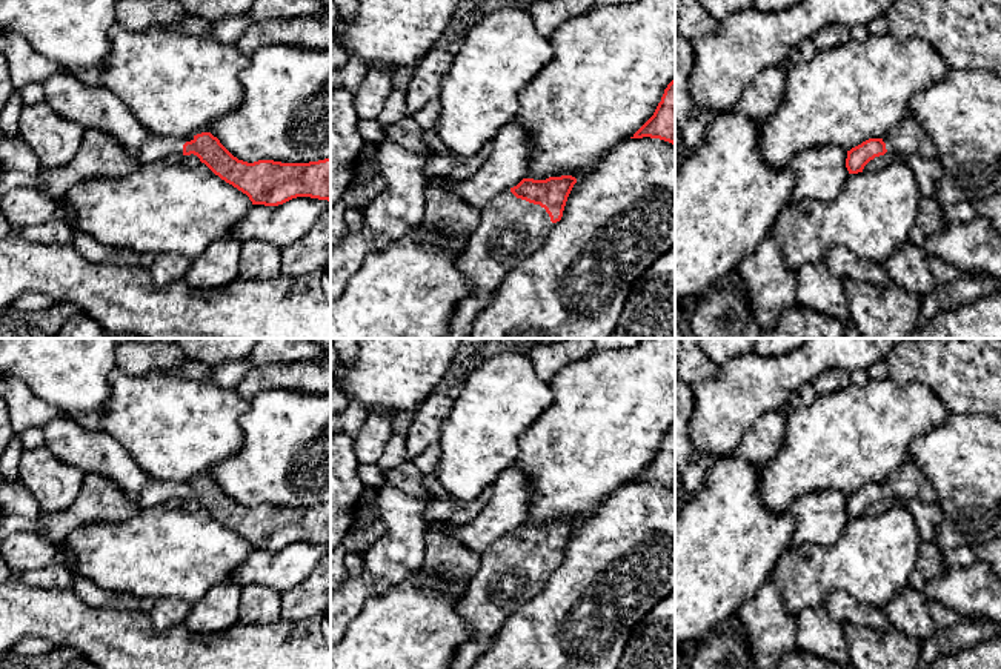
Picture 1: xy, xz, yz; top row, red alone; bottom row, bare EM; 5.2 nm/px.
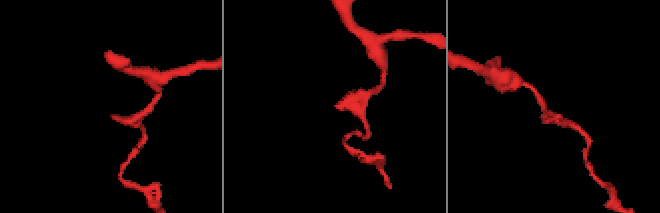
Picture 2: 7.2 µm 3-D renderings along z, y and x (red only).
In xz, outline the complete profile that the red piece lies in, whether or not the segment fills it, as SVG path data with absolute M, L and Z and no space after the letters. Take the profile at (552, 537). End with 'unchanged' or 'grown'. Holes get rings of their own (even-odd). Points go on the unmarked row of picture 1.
M572 520L523 523L483 551L481 566L457 604L474 631L472 641L497 634L509 615L541 592L575 528Z; grown

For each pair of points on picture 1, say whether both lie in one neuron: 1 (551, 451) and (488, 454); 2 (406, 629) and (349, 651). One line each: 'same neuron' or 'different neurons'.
1: different neurons
2: same neuron

